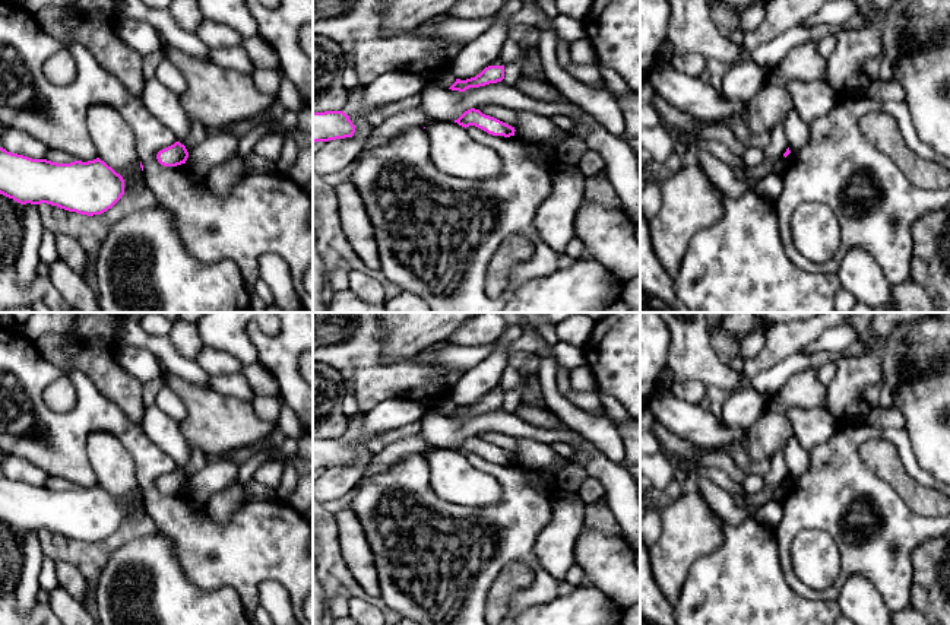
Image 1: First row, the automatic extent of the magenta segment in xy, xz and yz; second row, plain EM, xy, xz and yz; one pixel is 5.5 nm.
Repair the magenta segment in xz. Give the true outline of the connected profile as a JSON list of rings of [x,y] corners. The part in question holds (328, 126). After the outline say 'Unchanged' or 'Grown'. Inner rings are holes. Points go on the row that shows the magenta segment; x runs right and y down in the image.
[[[343,111],[313,112],[313,143],[352,137],[355,126]]]. Unchanged

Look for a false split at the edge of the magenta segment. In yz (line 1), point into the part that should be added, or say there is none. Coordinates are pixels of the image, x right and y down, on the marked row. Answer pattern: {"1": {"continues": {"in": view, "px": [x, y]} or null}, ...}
{"1": {"continues": null}}

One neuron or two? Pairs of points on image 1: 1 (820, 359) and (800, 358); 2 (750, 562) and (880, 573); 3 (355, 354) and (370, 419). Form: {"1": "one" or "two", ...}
{"1": "one", "2": "two", "3": "two"}

